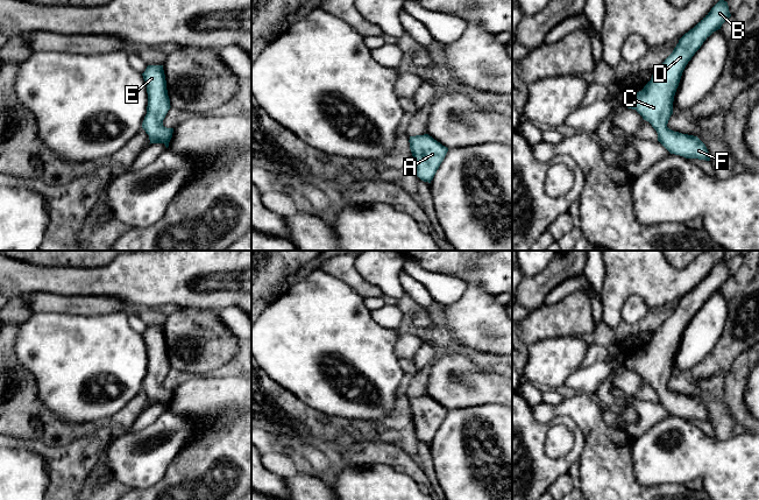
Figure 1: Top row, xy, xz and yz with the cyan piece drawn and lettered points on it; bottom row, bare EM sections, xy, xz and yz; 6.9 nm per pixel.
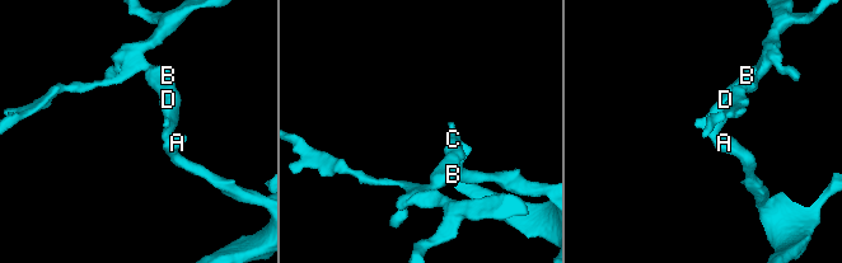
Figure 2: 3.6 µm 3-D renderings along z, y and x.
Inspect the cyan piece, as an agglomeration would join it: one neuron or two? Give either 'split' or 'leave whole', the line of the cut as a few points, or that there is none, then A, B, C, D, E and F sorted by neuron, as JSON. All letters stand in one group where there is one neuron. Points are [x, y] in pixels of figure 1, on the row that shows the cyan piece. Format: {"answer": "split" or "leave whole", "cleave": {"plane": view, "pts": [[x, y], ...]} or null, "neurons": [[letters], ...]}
{"answer": "leave whole", "cleave": null, "neurons": [["A", "B", "C", "D", "E", "F"]]}

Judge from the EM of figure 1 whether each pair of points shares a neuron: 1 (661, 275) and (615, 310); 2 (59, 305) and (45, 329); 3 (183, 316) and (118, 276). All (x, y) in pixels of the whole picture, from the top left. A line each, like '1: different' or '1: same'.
1: same
2: different
3: different

